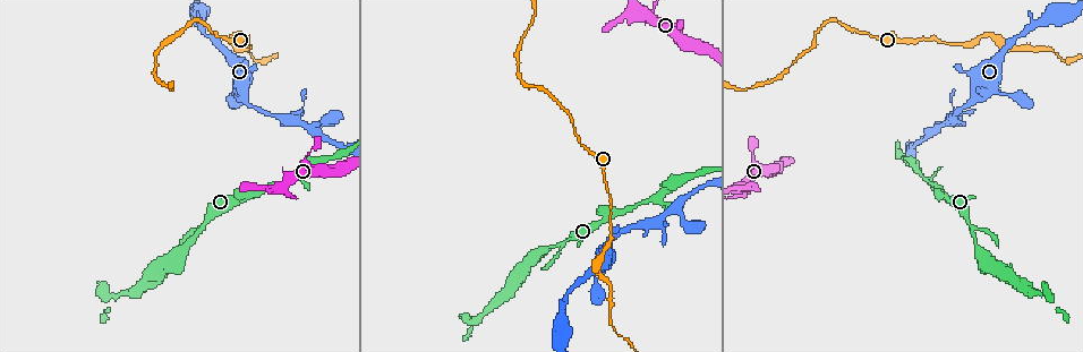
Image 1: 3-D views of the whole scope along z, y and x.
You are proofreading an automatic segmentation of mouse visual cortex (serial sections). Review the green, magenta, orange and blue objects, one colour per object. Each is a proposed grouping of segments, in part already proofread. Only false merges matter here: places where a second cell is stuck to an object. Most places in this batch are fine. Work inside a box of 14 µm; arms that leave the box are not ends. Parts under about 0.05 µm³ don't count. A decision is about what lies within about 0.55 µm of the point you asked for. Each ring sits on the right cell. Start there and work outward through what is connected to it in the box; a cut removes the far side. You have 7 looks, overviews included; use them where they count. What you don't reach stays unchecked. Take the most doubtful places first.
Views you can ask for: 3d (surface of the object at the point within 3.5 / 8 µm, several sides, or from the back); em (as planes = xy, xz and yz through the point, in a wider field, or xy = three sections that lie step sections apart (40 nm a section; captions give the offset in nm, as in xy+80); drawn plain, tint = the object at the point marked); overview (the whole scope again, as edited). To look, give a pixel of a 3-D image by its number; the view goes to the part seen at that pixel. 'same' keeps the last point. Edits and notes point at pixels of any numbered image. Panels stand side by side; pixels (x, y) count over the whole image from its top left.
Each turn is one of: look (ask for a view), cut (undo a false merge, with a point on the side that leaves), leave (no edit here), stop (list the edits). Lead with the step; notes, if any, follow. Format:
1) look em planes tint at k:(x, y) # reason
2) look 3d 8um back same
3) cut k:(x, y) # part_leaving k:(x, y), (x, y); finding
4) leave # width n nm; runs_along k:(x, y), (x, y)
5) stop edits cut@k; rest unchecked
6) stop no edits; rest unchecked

look 3d 3.5um at 1:(995, 38) # sharp bend

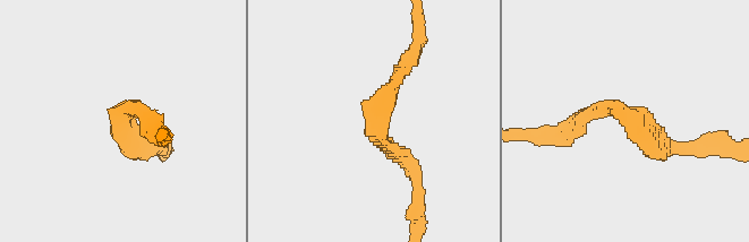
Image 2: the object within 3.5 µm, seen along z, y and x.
look em xy step 2 tint at 2:(379, 116)

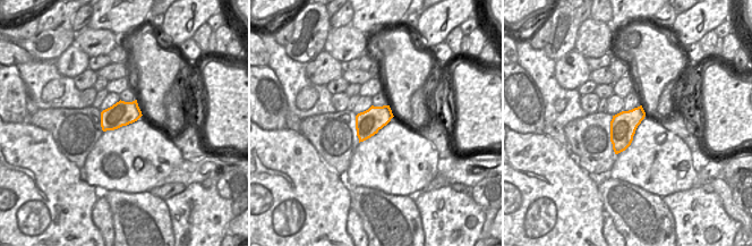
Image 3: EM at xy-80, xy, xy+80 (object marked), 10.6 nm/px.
leave # runs_along 2:(568, 131), (616, 107), (675, 149); one cell here

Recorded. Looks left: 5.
look 3d 8um at 1:(638, 15) # four-way junction

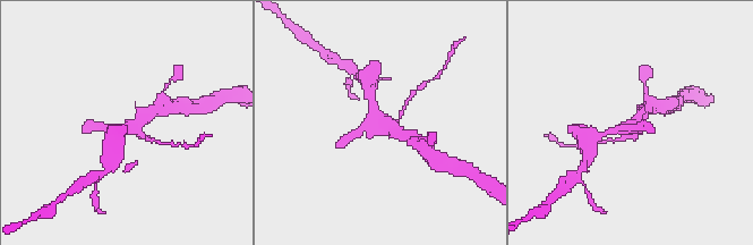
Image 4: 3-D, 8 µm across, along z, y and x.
look 3d 3.5um at 4:(128, 128) # closer look

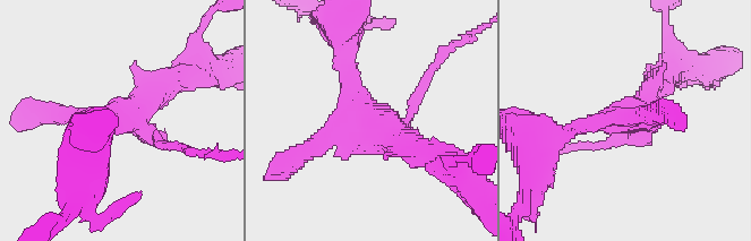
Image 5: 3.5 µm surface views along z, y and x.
cut 5:(424, 83) # arm_widths 150, 250, 250, 300 nm; two cells meet here

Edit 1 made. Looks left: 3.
look 3d 3.5um at 1:(253, 195) # arms part here

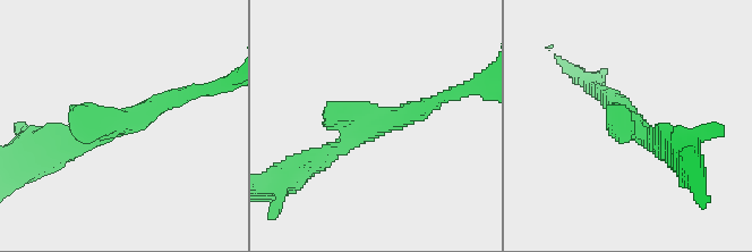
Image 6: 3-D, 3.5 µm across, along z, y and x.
look em xy step 3 tint at 6:(368, 124) # need the tissue

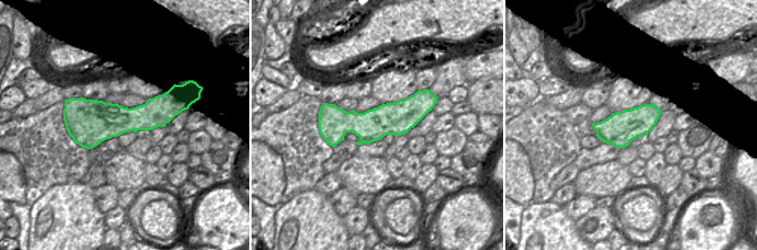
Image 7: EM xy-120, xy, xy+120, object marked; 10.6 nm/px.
leave # runs_along 7:(424, 110), (381, 121), (329, 118); continuous, no second cell

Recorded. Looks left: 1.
stop edits cut@5; rest unchecked

